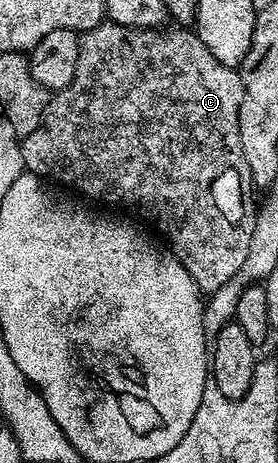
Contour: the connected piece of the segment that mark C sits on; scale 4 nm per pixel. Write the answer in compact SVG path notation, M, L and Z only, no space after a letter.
M105 20L98 27L83 34L80 37L78 71L74 71L74 79L65 89L55 90L49 96L48 106L45 107L42 115L42 123L37 129L30 131L28 137L20 141L20 154L27 172L34 173L37 177L51 179L53 182L61 181L56 183L61 186L69 185L69 187L64 186L69 190L77 189L77 191L72 190L77 194L85 193L80 195L87 198L89 202L105 201L108 205L117 205L120 208L117 210L127 211L129 214L137 213L132 215L139 218L141 222L149 221L161 233L159 236L166 242L172 254L180 260L182 267L190 271L190 279L194 279L197 287L209 295L218 291L224 283L229 282L245 262L258 212L258 199L256 201L257 194L252 184L250 163L246 161L246 155L242 153L242 139L238 131L238 111L242 103L244 84L236 69L226 67L226 63L218 63L218 59L210 55L206 43L198 39L195 31L185 31L180 27L173 30L173 33L164 33L165 31L155 29L131 29L125 25L119 25L116 21Z

